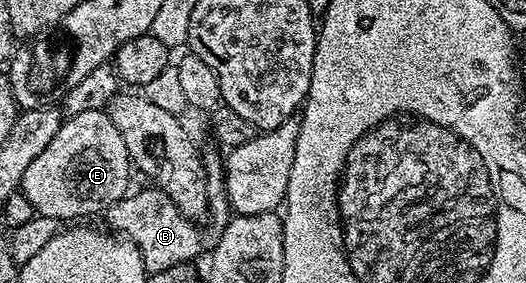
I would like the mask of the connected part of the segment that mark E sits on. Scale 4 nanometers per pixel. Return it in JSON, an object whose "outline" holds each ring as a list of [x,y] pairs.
{"outline":[[[89,110],[63,121],[56,136],[52,136],[52,144],[48,144],[48,148],[44,148],[44,152],[40,152],[32,164],[28,164],[20,191],[31,202],[35,215],[59,220],[86,220],[89,214],[101,215],[109,206],[126,197],[131,189],[130,170],[132,172],[132,163],[128,148],[124,148],[124,136],[120,136],[116,124],[112,124],[109,113],[106,110]]]}

